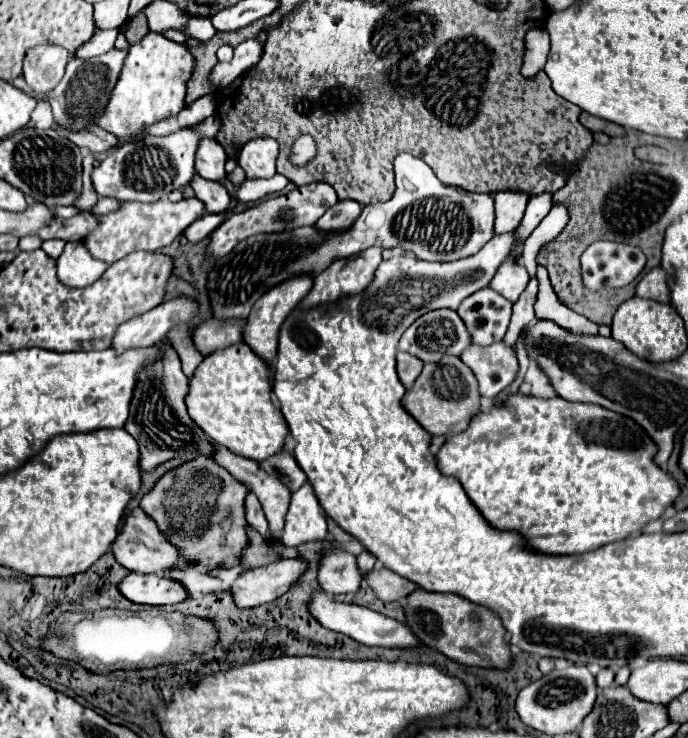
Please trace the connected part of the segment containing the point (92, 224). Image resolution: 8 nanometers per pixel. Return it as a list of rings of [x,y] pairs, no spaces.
[[[87,212],[87,214],[77,214],[73,218],[57,218],[49,228],[37,232],[39,238],[49,240],[49,238],[63,238],[67,242],[71,240],[81,240],[87,232],[93,232],[97,228],[97,216]]]

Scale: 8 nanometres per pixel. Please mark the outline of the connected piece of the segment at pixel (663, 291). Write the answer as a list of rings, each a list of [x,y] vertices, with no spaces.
[[[661,266],[649,270],[641,278],[641,282],[637,284],[637,296],[651,298],[651,300],[661,300],[661,302],[669,302],[671,290],[669,290],[669,284],[667,284],[667,272]]]

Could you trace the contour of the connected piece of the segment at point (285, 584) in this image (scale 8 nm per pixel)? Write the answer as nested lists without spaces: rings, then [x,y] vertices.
[[[289,558],[243,572],[231,586],[235,604],[239,608],[251,608],[277,600],[277,596],[283,596],[305,570],[307,562],[303,558]]]

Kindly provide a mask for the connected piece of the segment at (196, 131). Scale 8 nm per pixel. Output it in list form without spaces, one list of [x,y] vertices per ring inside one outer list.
[[[213,114],[193,128],[177,130],[169,136],[137,136],[133,142],[127,142],[115,148],[97,168],[91,172],[93,188],[99,198],[111,196],[119,202],[155,202],[167,196],[171,190],[189,184],[193,178],[193,164],[197,154],[197,144],[205,136],[215,136],[221,128],[221,116]]]

